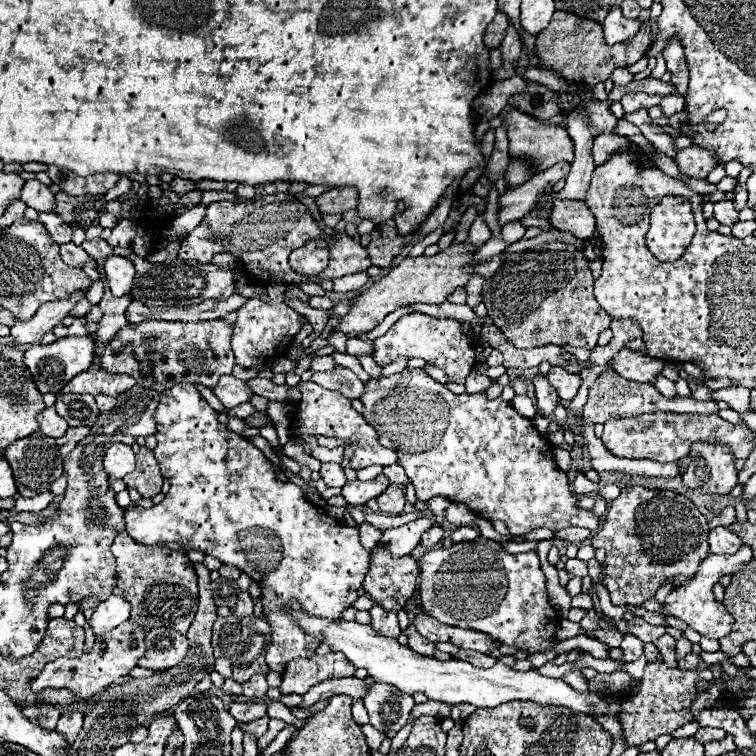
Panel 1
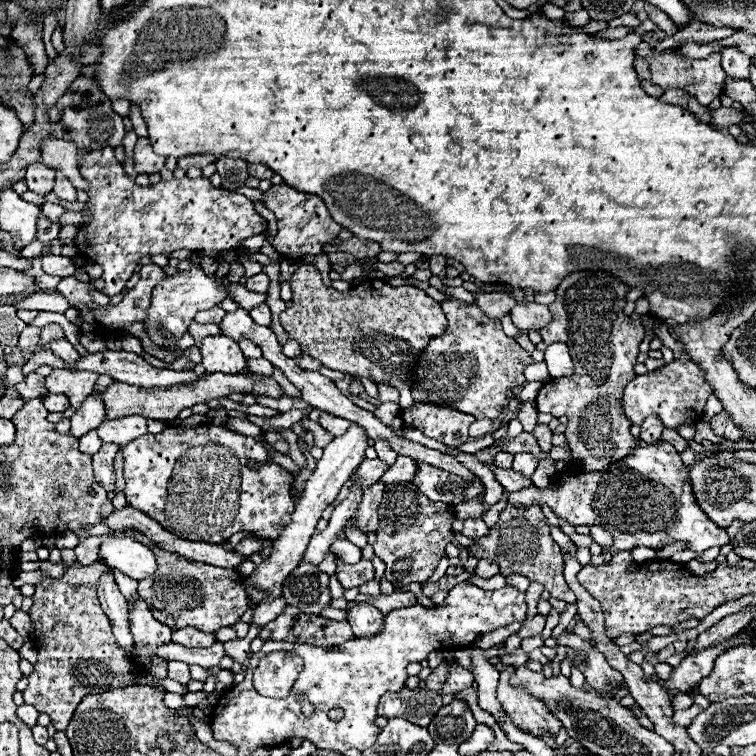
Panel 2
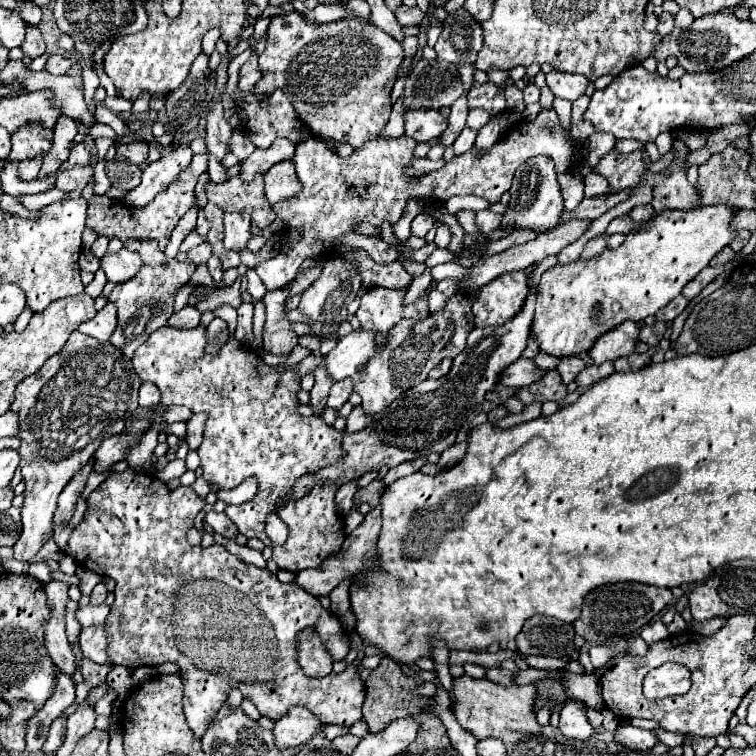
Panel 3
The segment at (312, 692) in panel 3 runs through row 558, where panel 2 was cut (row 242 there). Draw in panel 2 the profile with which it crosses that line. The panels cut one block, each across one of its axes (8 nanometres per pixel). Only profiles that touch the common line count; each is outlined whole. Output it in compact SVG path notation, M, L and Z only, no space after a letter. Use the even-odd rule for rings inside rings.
M112 148L86 152L82 156L82 176L90 182L88 208L92 220L78 228L74 244L78 252L104 268L104 294L116 296L124 290L128 278L136 270L136 262L144 256L172 254L186 248L218 258L222 252L236 250L238 242L266 232L264 218L254 210L254 204L244 194L218 190L208 178L180 178L154 186L136 186L124 174L124 168L114 158Z

